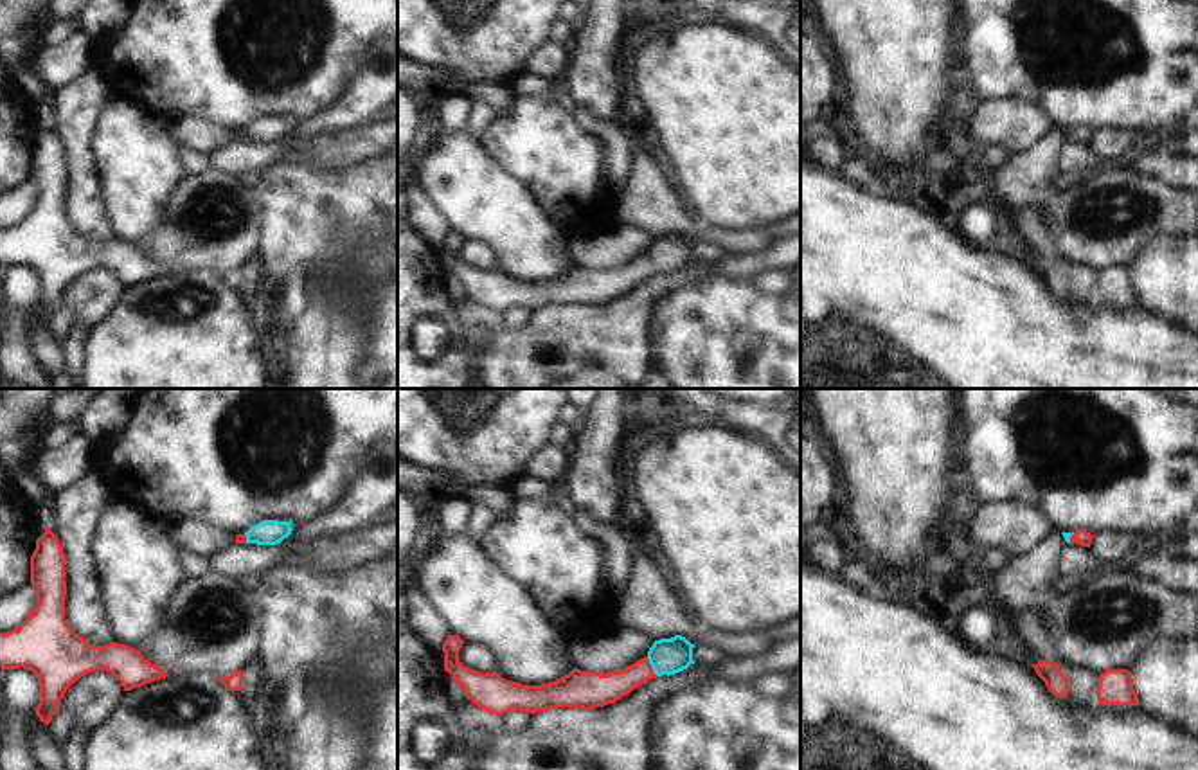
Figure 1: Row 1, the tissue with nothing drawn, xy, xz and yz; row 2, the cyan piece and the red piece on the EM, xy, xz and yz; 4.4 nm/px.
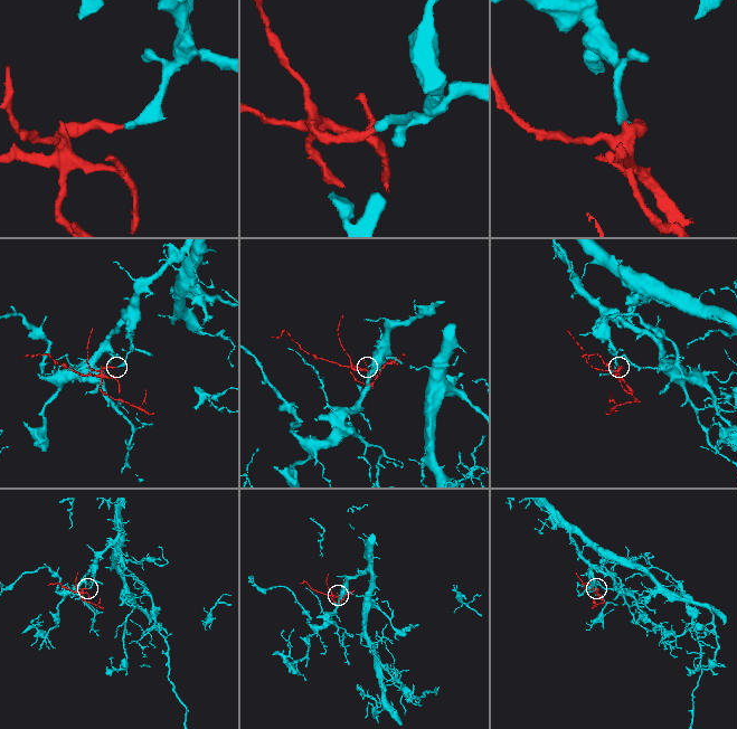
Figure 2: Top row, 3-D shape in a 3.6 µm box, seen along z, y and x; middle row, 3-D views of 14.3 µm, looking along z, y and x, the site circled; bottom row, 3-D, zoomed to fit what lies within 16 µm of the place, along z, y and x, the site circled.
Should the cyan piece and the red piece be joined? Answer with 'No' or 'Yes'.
Yes

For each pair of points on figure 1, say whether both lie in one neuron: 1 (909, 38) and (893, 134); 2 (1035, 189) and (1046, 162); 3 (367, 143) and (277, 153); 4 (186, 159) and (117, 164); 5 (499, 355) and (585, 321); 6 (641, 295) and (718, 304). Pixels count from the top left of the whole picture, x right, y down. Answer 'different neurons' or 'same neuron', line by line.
1: same neuron
2: same neuron
3: different neurons
4: different neurons
5: same neuron
6: different neurons

